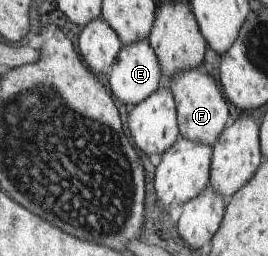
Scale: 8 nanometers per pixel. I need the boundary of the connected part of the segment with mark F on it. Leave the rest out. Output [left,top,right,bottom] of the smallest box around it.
[167,67,230,146]

